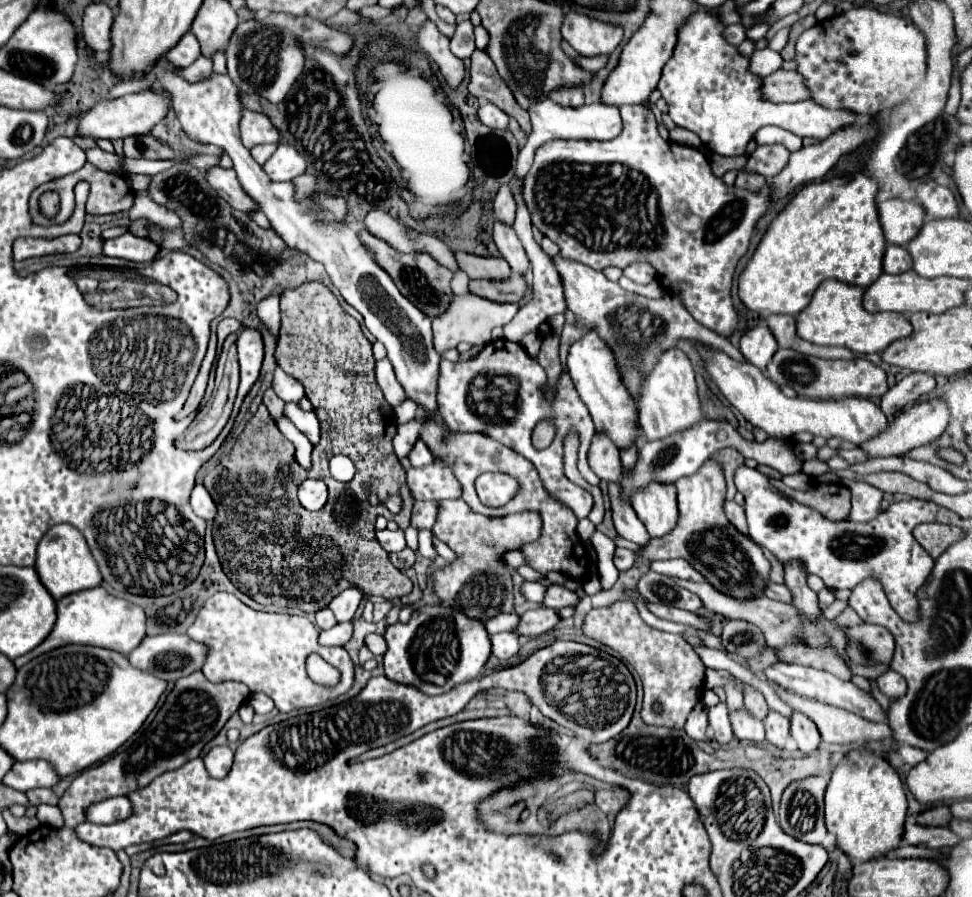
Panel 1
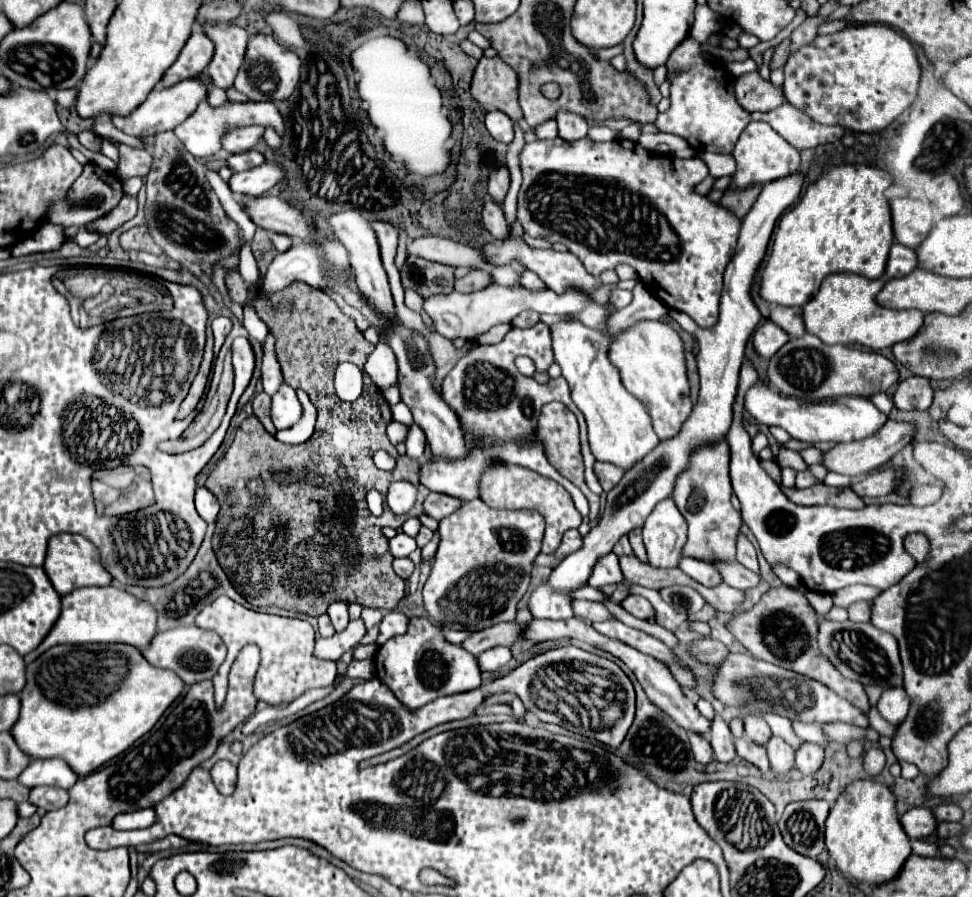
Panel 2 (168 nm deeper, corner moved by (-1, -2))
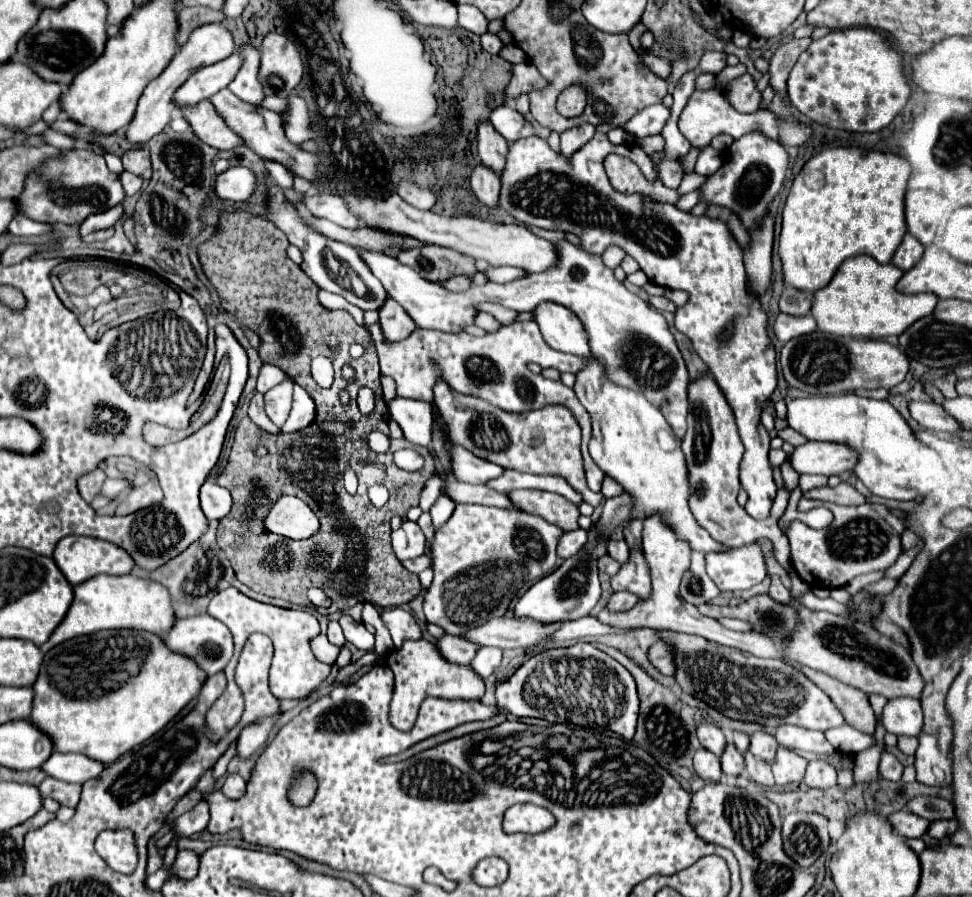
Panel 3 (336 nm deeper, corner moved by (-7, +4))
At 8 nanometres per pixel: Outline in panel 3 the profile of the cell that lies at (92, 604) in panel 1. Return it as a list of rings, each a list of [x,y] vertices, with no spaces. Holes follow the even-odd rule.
[[[100,574],[96,578],[90,578],[74,588],[74,602],[64,616],[64,620],[58,624],[58,628],[52,632],[52,636],[40,646],[42,652],[52,650],[56,644],[76,638],[82,634],[94,634],[100,630],[146,630],[156,636],[164,636],[168,628],[174,624],[174,612],[170,606],[170,594],[168,590],[152,580],[136,578],[136,576],[108,576]]]

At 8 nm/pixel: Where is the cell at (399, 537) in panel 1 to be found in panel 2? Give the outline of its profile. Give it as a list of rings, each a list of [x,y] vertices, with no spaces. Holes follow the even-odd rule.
[[[398,532],[392,540],[390,540],[390,552],[394,558],[404,558],[410,556],[416,550],[416,542],[414,538],[406,536],[404,532]]]

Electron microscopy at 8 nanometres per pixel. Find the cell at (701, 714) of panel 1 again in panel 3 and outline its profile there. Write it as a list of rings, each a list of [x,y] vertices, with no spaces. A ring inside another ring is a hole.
[[[698,748],[694,756],[694,772],[710,782],[718,782],[722,776],[720,758],[714,752],[708,752],[706,748]]]

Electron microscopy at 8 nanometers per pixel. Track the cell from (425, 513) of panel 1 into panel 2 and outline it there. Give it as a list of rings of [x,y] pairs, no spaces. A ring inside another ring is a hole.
[[[432,492],[426,502],[424,502],[424,512],[436,520],[442,520],[446,518],[448,514],[456,512],[464,502],[460,498],[454,498],[454,496],[446,496],[446,494],[436,494]]]

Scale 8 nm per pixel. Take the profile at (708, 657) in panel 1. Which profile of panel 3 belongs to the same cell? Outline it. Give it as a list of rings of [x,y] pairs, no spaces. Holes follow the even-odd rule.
[[[848,724],[830,728],[828,732],[824,732],[824,736],[836,750],[840,750],[844,754],[856,754],[856,752],[862,752],[874,744],[874,736],[866,736],[864,732],[854,730]]]

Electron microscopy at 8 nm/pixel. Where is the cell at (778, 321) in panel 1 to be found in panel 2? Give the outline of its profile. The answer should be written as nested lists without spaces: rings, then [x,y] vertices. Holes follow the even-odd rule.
[[[774,306],[770,310],[770,320],[776,322],[782,330],[790,334],[790,338],[800,338],[804,330],[804,320],[802,320],[802,308],[792,308],[792,306]]]

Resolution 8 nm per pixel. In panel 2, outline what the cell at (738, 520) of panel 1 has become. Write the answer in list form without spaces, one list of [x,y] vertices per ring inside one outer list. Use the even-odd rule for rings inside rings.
[[[744,534],[738,536],[736,560],[738,560],[740,564],[744,564],[746,568],[750,568],[752,572],[756,572],[756,574],[760,572],[760,570],[758,570],[758,560],[756,560],[756,550],[754,550],[754,546],[748,542],[748,538],[746,538]]]

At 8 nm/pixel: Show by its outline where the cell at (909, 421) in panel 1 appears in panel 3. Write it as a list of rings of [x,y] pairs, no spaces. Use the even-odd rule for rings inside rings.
[[[806,442],[798,446],[790,456],[790,462],[800,474],[842,474],[852,472],[860,460],[860,454],[850,444],[836,442]]]

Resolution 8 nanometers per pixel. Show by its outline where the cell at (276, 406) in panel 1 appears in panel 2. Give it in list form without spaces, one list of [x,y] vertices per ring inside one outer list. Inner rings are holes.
[[[260,392],[254,400],[252,400],[252,412],[254,416],[262,422],[262,426],[270,432],[276,434],[276,428],[270,422],[270,396],[266,392]]]

